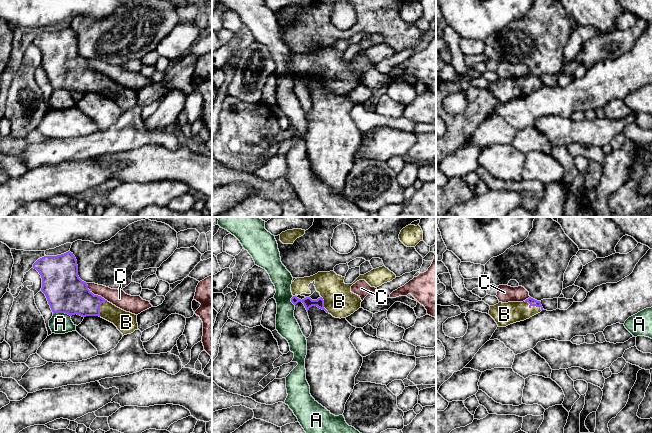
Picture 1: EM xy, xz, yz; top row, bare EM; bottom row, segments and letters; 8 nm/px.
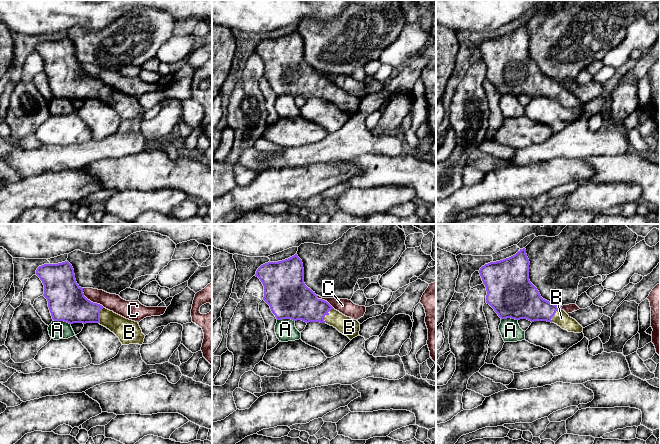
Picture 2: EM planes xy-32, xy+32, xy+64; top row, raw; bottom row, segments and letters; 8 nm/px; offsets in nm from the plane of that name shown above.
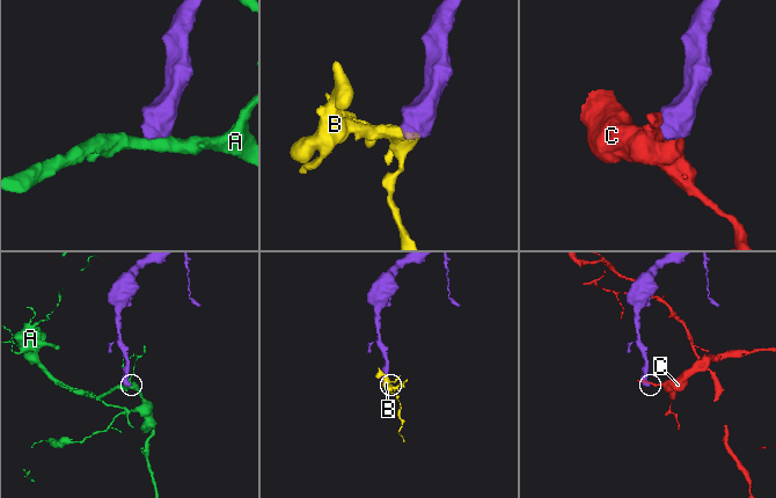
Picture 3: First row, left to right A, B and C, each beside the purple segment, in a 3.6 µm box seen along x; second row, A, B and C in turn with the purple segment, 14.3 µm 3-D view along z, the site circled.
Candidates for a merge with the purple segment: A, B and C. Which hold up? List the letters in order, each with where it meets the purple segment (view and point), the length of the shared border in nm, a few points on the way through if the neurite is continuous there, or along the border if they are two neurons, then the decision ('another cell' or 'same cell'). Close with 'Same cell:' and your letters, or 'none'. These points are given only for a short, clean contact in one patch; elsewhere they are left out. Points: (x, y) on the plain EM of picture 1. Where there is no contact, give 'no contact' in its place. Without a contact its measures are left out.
A: xy (62, 88) | 150 nm | along xy (53, 89), (67, 89), (70, 92) | another cell
B: yz (533, 81) | 160 nm | same cell
C: xy (95, 71) | 220 nm | another cell
Same cell: B

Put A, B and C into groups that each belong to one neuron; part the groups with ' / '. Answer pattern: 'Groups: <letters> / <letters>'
Groups: A / B / C

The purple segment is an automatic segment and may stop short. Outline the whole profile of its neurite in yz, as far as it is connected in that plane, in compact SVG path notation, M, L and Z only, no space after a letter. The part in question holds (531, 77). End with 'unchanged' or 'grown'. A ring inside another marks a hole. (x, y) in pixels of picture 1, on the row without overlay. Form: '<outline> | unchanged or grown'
M529 73L523 78L499 78L494 82L490 82L489 91L495 96L498 103L506 103L529 95L542 86L541 78Z | grown

